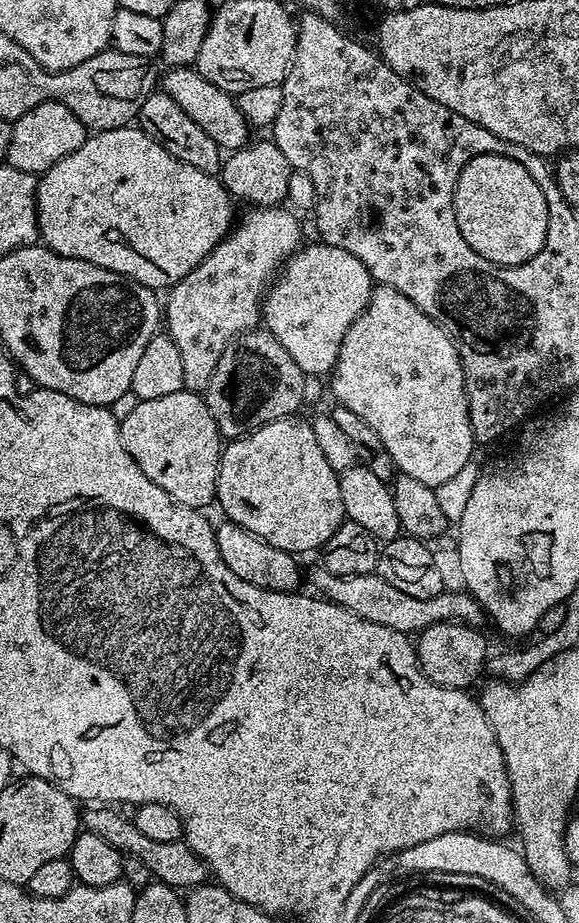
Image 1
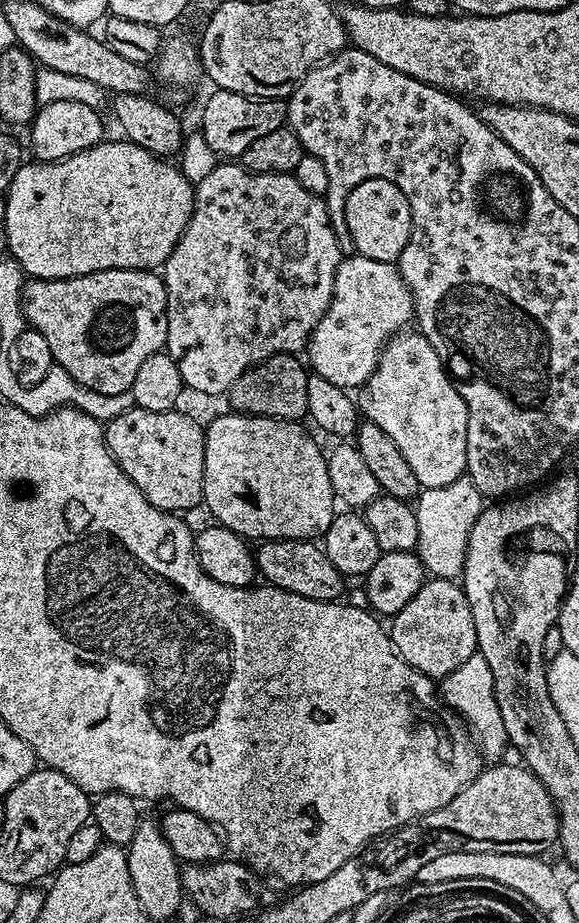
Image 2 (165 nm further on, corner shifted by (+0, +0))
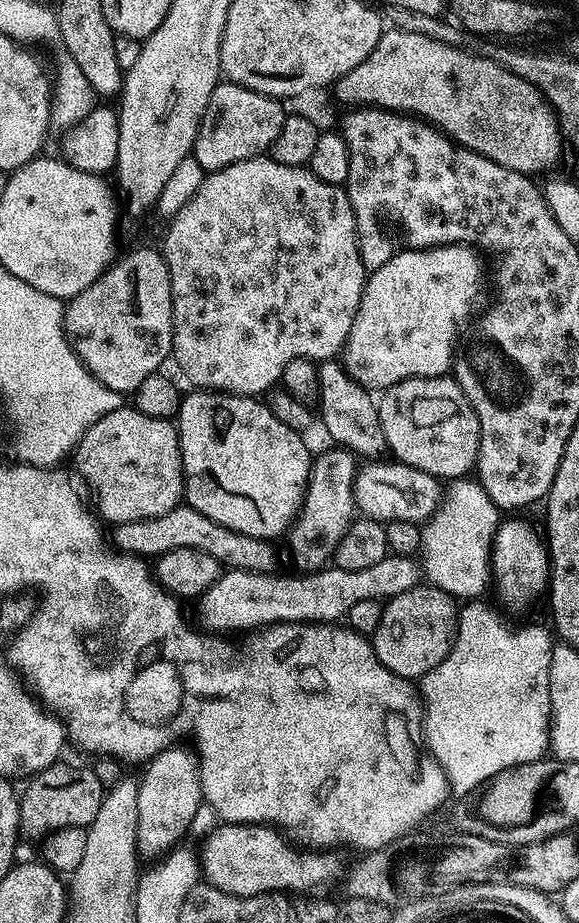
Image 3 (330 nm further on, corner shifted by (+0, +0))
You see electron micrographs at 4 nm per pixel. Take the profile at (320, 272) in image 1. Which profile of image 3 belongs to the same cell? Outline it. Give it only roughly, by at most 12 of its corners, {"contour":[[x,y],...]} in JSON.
{"contour":[[462,244],[397,251],[342,349],[383,390],[453,367],[480,278]]}

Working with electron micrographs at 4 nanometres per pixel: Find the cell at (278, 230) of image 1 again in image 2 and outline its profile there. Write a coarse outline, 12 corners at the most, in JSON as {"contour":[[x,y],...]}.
{"contour":[[220,162],[162,265],[166,351],[223,397],[300,354],[342,253],[324,196]]}

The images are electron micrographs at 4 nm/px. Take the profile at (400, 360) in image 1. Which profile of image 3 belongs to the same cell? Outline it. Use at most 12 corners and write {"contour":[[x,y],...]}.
{"contour":[[451,375],[383,389],[399,463],[451,482],[473,471],[480,427]]}

